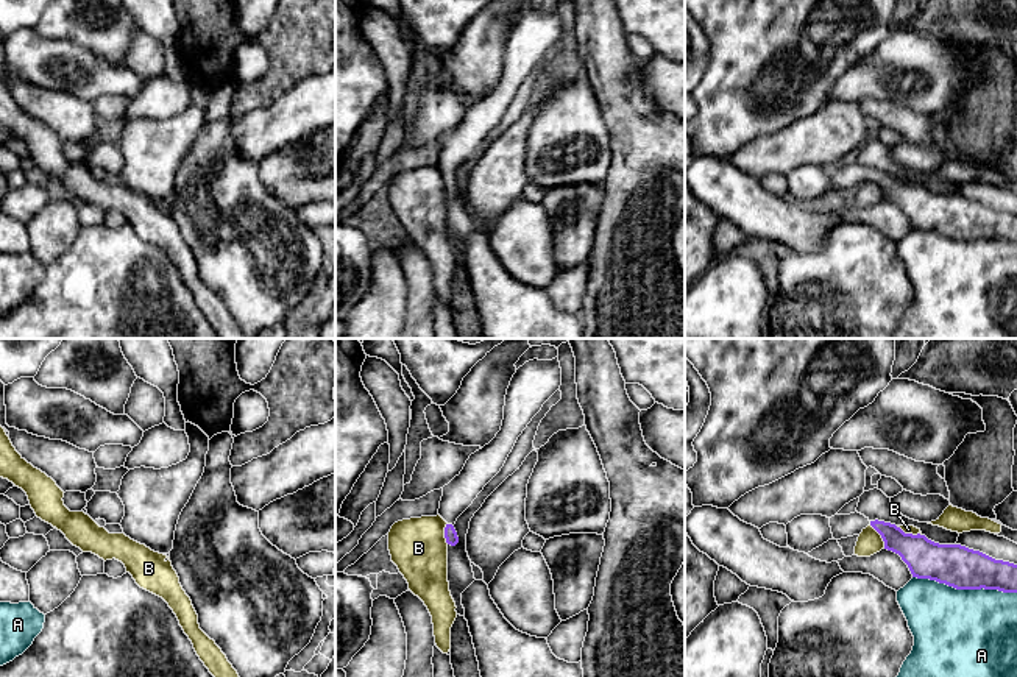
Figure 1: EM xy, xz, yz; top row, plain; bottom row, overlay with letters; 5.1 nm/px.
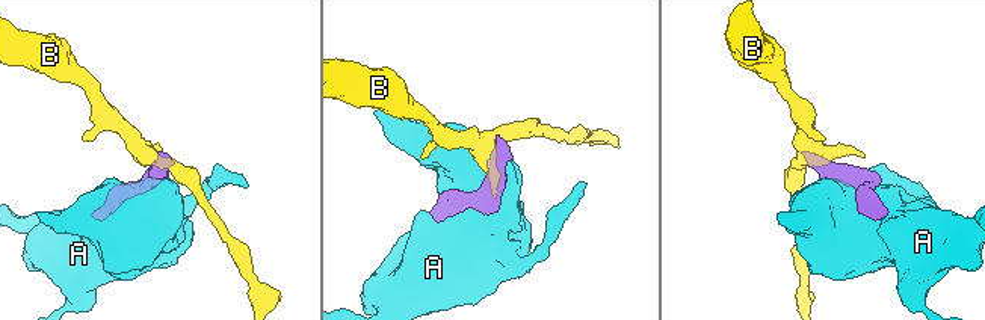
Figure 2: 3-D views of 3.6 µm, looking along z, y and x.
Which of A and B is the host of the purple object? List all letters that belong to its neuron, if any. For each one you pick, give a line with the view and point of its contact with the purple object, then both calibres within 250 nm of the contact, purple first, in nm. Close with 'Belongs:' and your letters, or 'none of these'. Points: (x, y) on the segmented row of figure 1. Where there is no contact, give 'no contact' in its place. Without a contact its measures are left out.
Belongs: none of these

